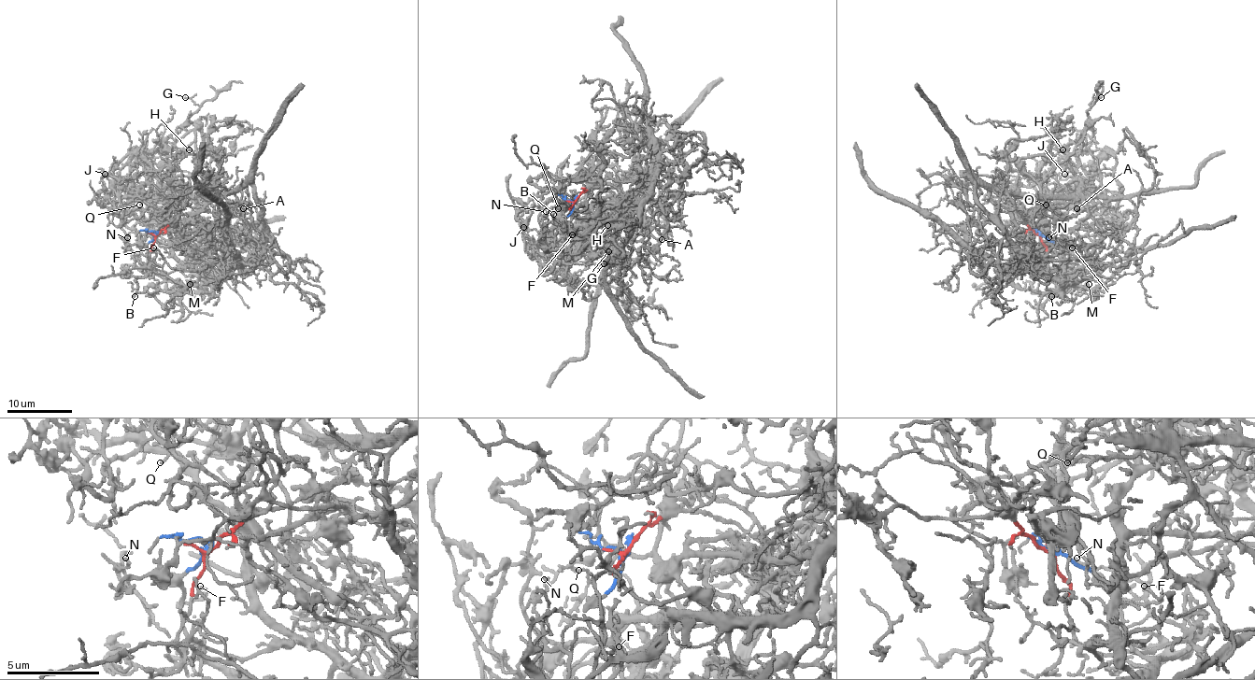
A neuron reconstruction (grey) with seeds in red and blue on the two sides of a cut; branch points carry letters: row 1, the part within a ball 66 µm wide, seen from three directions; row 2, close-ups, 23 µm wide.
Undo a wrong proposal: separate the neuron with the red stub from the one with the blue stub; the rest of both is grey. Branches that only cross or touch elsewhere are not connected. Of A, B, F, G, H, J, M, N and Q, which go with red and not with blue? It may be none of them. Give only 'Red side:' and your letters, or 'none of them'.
Red side: A, G, H, J, Q

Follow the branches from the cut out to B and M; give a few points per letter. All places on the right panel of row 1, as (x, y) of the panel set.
B: (1038, 234), (1056, 246), (1062, 253), (1064, 263), (1074, 273), (1071, 283), (1051, 295)
M: (1038, 234), (1047, 237), (1062, 253), (1064, 263), (1074, 275), (1066, 281), (1079, 294), (1089, 284)

